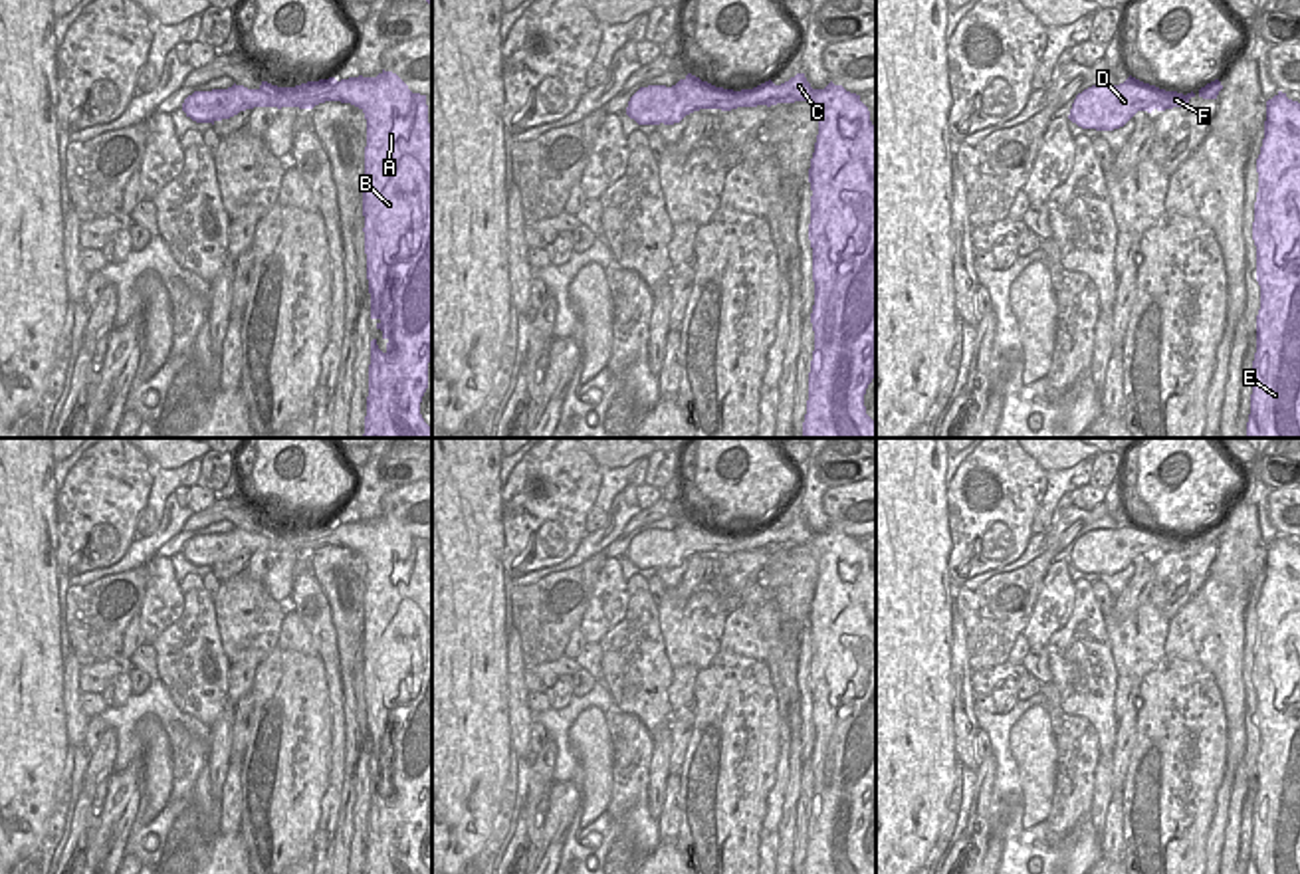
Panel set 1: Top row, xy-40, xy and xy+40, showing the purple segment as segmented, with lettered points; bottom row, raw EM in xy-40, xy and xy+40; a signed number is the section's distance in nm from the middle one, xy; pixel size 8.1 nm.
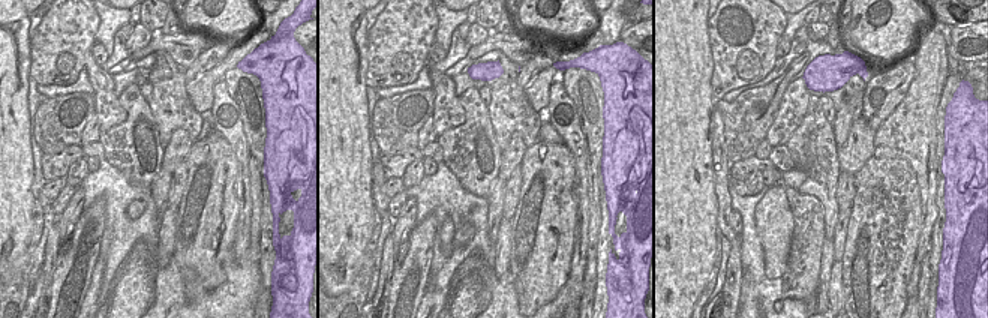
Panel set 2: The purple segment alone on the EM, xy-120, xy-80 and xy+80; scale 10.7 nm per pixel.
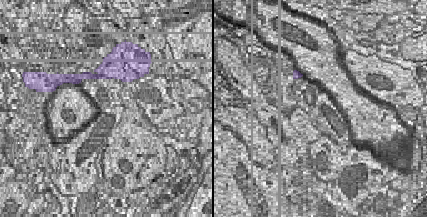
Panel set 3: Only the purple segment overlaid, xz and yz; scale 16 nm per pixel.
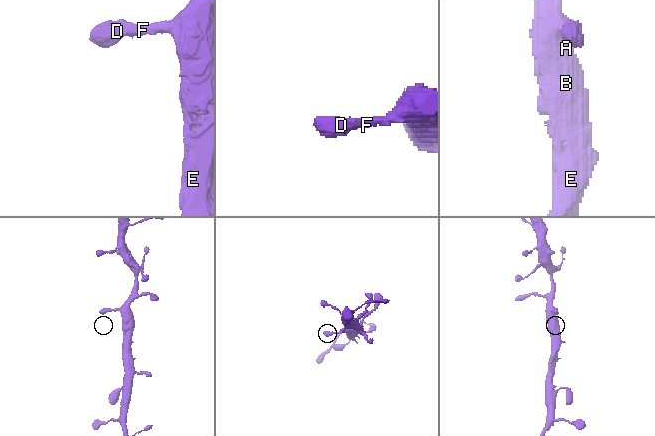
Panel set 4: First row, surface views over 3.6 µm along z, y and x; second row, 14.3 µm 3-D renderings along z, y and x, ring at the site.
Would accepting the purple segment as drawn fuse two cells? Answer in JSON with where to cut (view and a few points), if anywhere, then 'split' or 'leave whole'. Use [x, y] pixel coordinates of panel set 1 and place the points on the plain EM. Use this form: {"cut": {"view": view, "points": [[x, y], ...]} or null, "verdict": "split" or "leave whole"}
{"cut": null, "verdict": "leave whole"}

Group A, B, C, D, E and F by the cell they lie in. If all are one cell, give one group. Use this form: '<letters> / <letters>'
A B C D E F

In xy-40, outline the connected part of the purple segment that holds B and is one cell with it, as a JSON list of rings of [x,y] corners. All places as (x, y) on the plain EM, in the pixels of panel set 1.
[[[392,515],[377,521],[335,521],[307,525],[295,531],[277,531],[262,525],[258,533],[232,529],[228,533],[194,535],[182,555],[196,567],[216,567],[254,551],[313,553],[325,545],[359,551],[367,563],[365,591],[365,698],[371,737],[371,763],[386,783],[382,797],[371,785],[369,840],[365,874],[432,874],[420,846],[428,832],[432,789],[432,569],[428,567],[426,539],[412,537]]]

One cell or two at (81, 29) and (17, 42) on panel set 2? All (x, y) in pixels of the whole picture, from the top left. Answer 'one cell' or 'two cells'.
two cells

